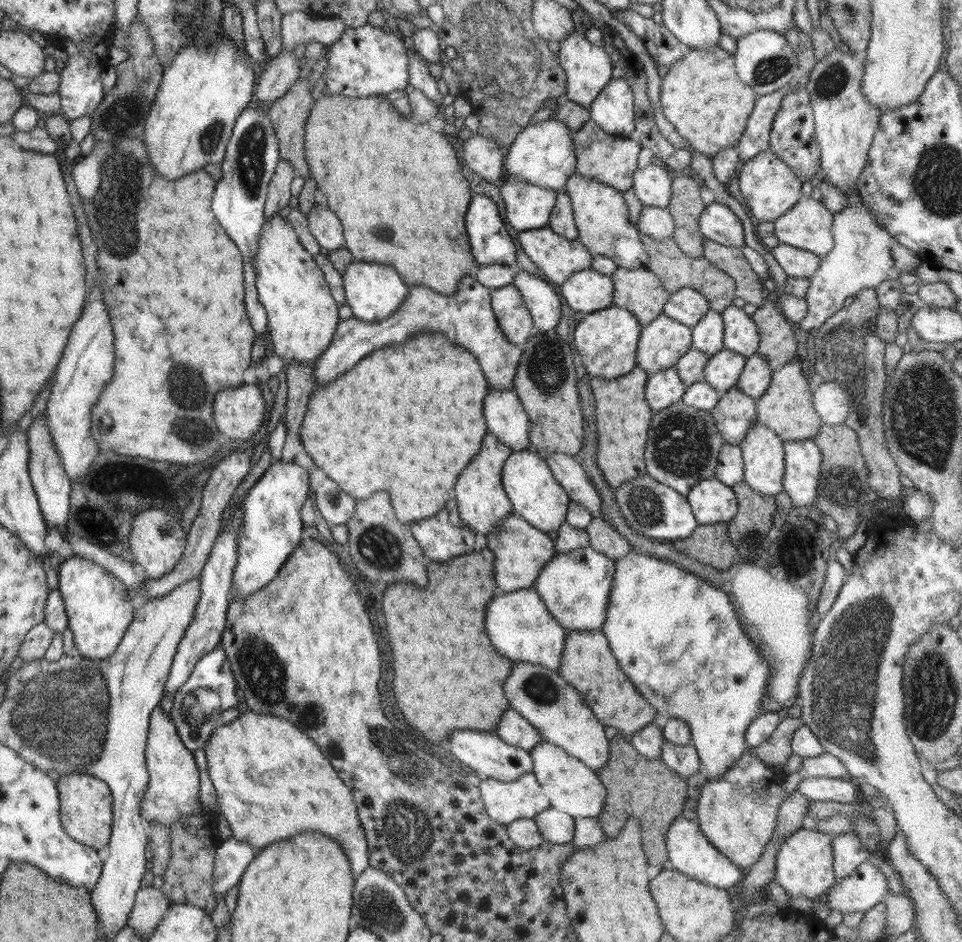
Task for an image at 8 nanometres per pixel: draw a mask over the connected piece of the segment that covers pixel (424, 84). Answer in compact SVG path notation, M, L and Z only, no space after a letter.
M407 48L409 83L420 90L436 108L442 108L443 96L440 94L436 79L432 77L426 66L426 61L414 50Z

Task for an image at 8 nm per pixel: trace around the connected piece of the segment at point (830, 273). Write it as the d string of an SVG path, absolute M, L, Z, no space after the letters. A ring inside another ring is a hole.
M861 199L833 214L832 235L834 248L821 259L820 266L809 278L810 286L805 294L808 310L806 316L795 324L799 341L806 342L807 334L814 333L834 316L848 296L853 296L862 288L875 289L885 280L897 279L902 273L917 269L922 262L913 250L900 245L880 227L873 212Z

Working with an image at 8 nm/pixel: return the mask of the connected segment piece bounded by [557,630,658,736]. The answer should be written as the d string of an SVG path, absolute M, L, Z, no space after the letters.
M601 630L568 631L557 672L583 696L584 702L600 723L613 726L624 736L631 736L648 723L657 722L658 713L620 668Z

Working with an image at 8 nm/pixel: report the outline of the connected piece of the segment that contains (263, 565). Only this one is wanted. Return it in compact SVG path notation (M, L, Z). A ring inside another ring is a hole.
M273 460L247 492L242 501L243 525L237 540L238 560L230 585L231 600L244 602L250 594L262 590L276 578L280 567L305 535L306 527L300 519L300 509L311 491L306 467Z

